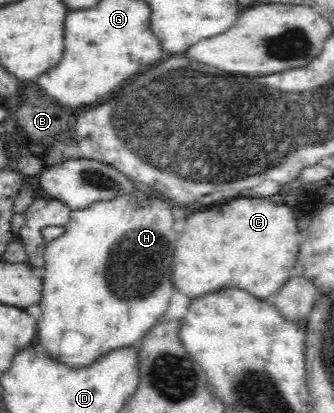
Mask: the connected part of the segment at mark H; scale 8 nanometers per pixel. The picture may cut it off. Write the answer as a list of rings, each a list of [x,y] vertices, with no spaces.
[[[138,185],[134,191],[128,195],[118,195],[111,200],[98,200],[86,206],[84,209],[77,209],[70,214],[69,222],[65,225],[65,232],[45,245],[45,264],[42,297],[39,301],[41,313],[37,319],[37,339],[36,343],[42,346],[54,360],[64,363],[67,366],[79,368],[89,366],[93,361],[105,356],[110,350],[137,345],[146,335],[146,332],[166,313],[170,297],[174,291],[174,284],[170,281],[172,277],[172,255],[176,249],[176,231],[172,229],[174,217],[172,205],[169,201],[162,199],[158,192],[152,188]]]

